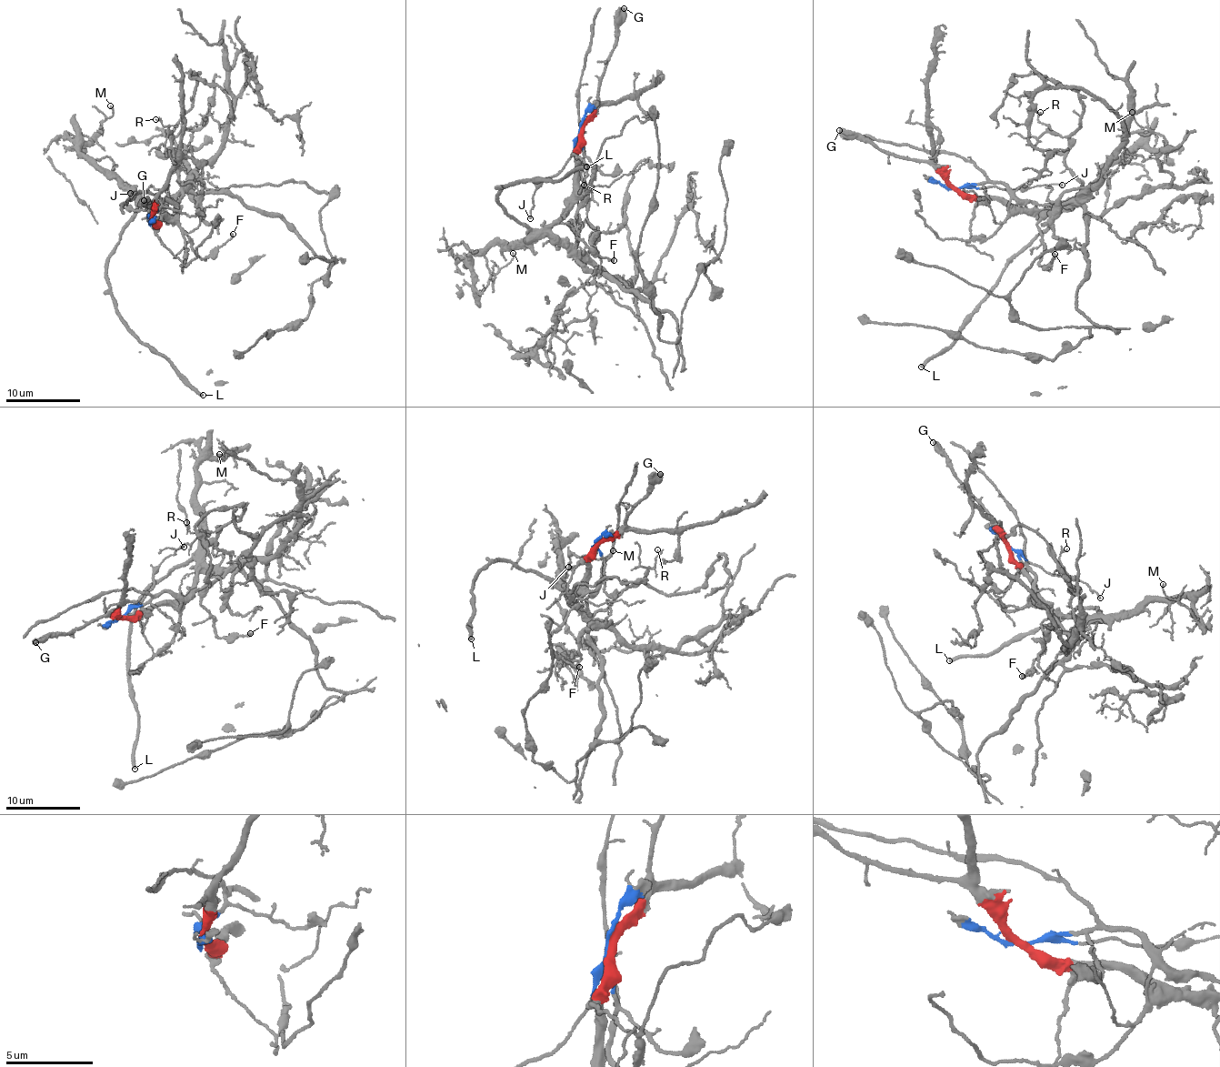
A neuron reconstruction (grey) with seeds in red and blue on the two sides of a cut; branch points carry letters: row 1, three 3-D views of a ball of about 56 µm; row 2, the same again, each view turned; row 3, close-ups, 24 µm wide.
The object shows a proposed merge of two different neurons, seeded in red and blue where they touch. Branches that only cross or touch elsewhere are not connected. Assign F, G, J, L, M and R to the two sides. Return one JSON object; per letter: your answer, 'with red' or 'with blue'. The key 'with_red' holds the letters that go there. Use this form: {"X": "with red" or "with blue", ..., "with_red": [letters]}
{"F": "with blue", "G": "with red", "J": "with blue", "L": "with red", "M": "with red", "R": "with blue", "with_red": ["G", "L", "M"]}

